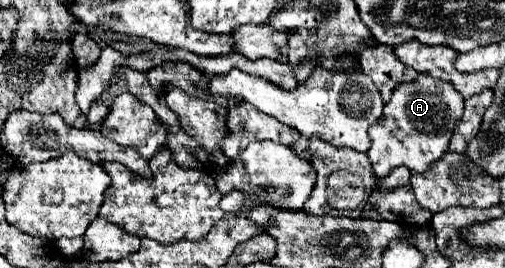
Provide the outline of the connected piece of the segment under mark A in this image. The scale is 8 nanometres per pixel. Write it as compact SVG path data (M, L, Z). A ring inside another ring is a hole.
M419 75L413 83L403 83L393 91L391 101L383 107L383 121L373 123L369 137L373 141L369 159L377 177L387 177L391 169L405 165L411 171L427 171L429 165L449 149L455 123L463 115L463 97L447 81Z

